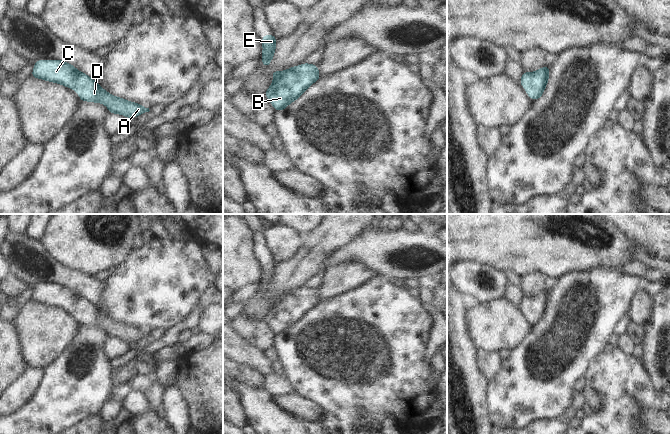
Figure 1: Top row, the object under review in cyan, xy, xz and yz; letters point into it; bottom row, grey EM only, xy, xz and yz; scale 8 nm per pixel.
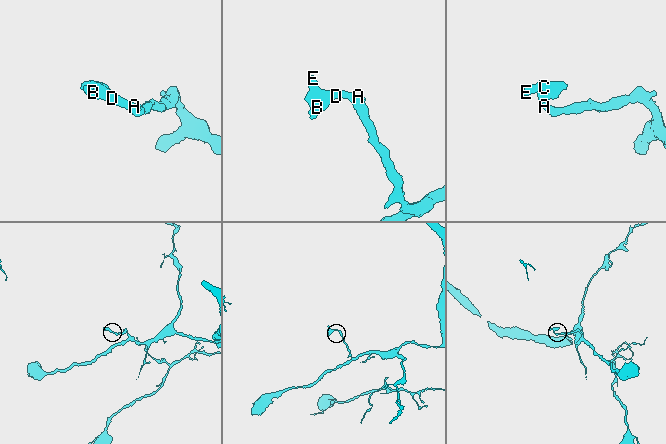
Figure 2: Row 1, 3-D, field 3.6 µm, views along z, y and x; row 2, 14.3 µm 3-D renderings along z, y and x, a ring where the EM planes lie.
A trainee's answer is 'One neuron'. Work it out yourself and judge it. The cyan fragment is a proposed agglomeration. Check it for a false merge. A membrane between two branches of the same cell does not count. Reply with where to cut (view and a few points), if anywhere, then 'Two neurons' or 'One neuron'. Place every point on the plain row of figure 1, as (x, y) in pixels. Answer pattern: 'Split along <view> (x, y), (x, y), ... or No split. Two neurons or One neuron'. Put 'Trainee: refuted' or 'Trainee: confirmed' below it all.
No split. One neuron.
Trainee: confirmed

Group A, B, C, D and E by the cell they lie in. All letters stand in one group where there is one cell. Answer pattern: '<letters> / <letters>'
A B C D E

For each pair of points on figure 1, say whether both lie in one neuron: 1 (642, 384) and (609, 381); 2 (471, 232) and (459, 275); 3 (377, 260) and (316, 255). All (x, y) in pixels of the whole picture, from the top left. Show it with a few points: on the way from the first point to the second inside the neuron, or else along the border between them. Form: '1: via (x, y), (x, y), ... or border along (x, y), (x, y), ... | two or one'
1: via (634, 384), (622, 384), (617, 381) | one
2: border along (457, 261), (477, 261), (486, 266) | two
3: border along (348, 245), (335, 249), (321, 270) | two

